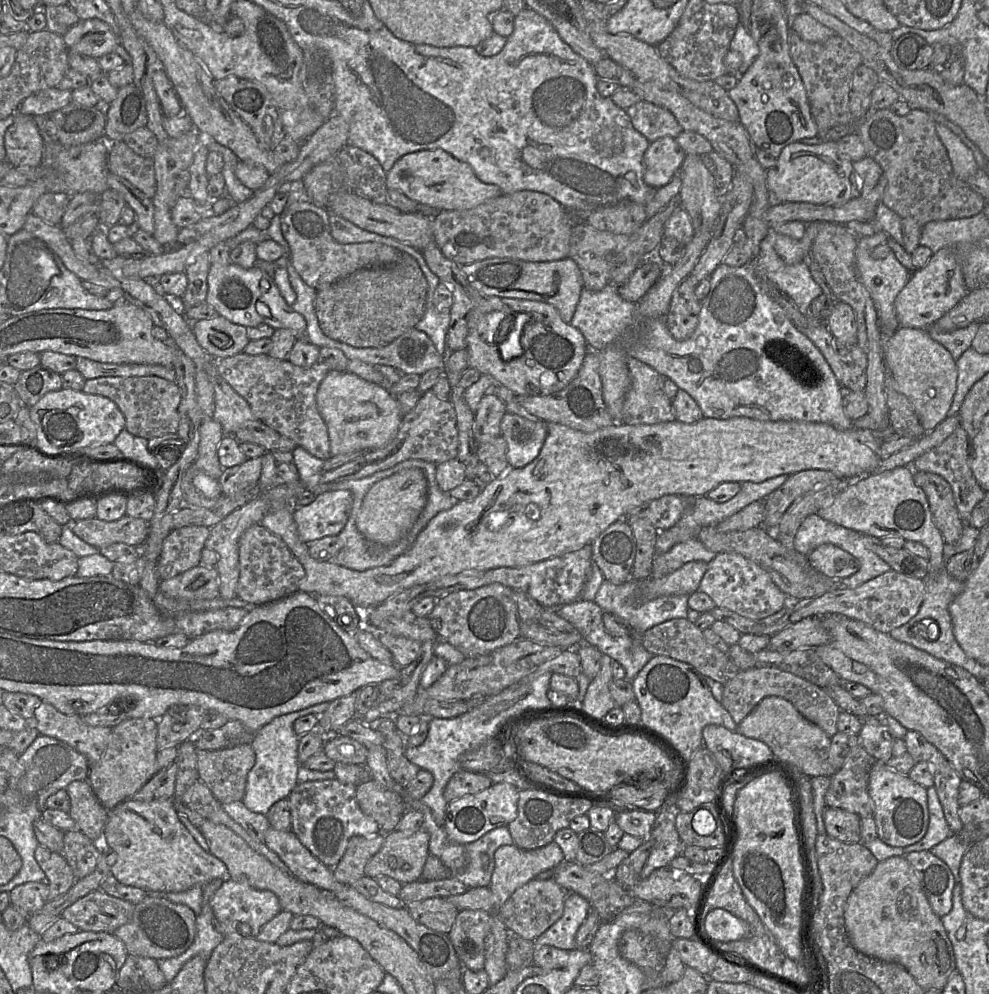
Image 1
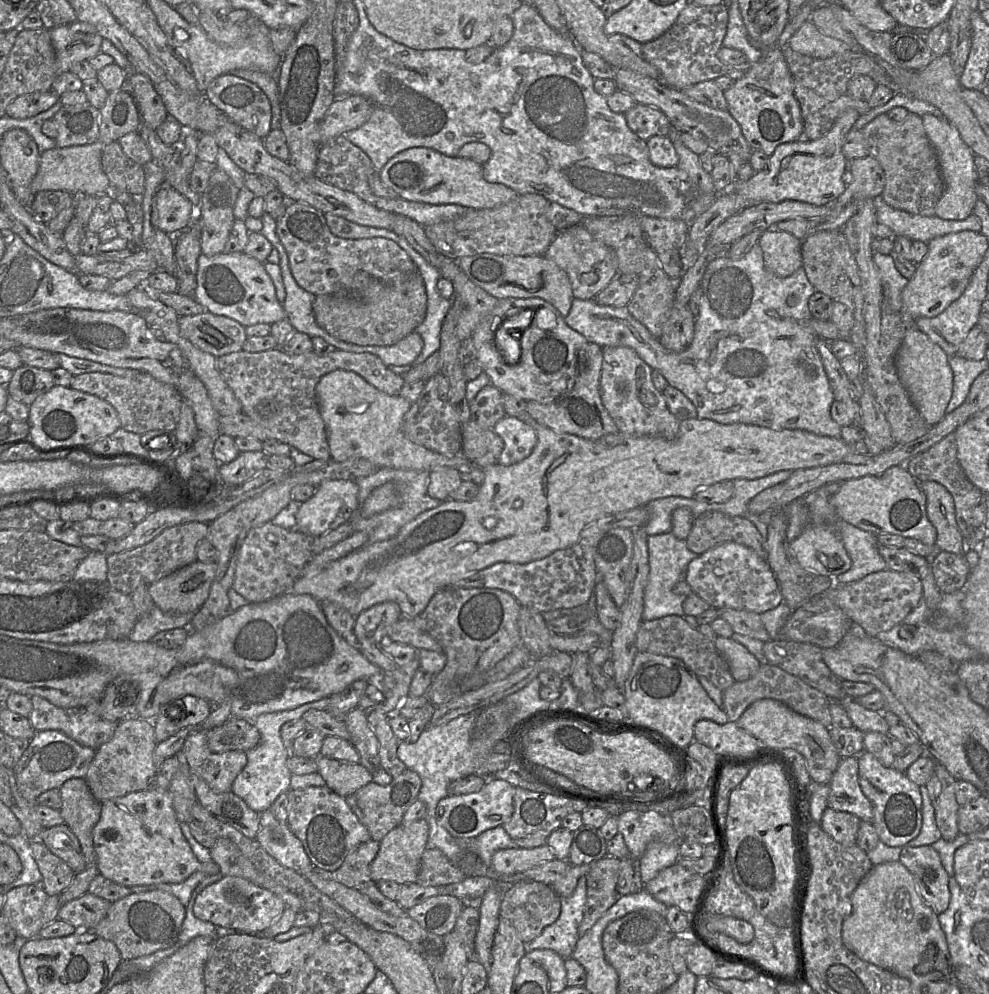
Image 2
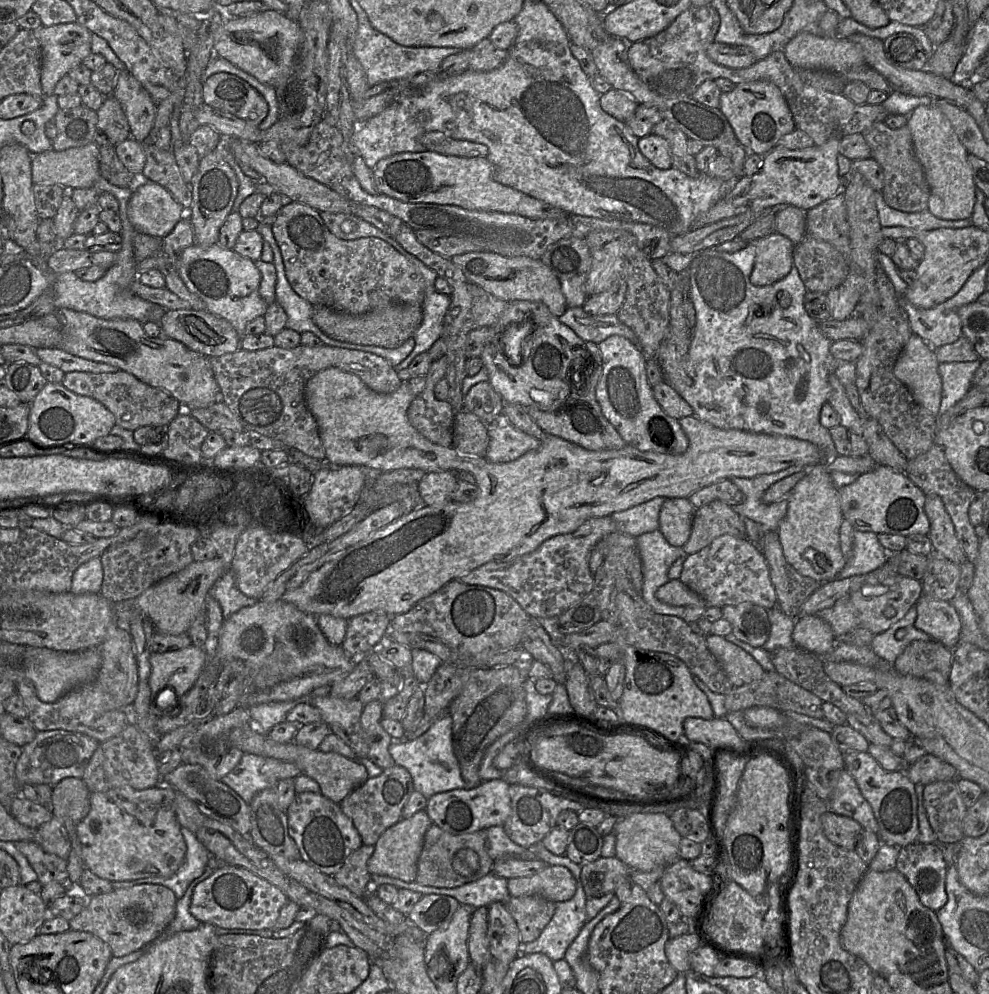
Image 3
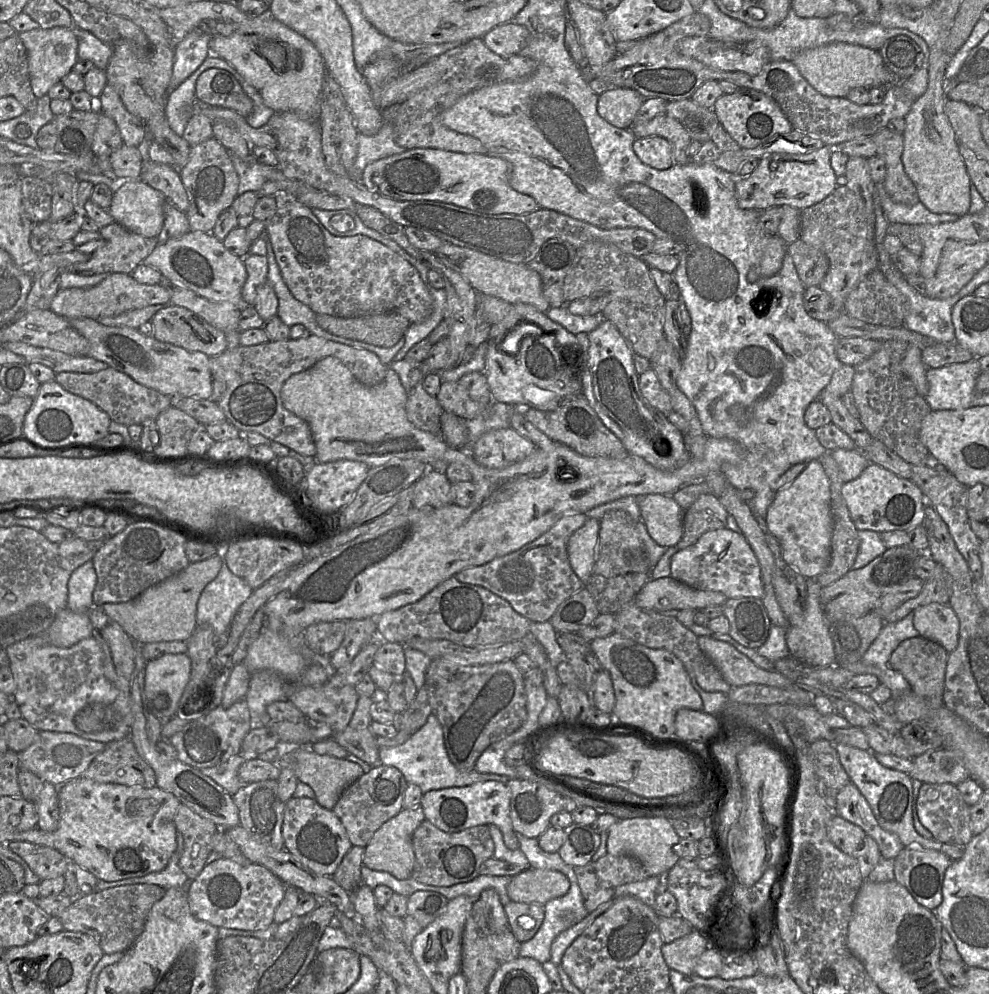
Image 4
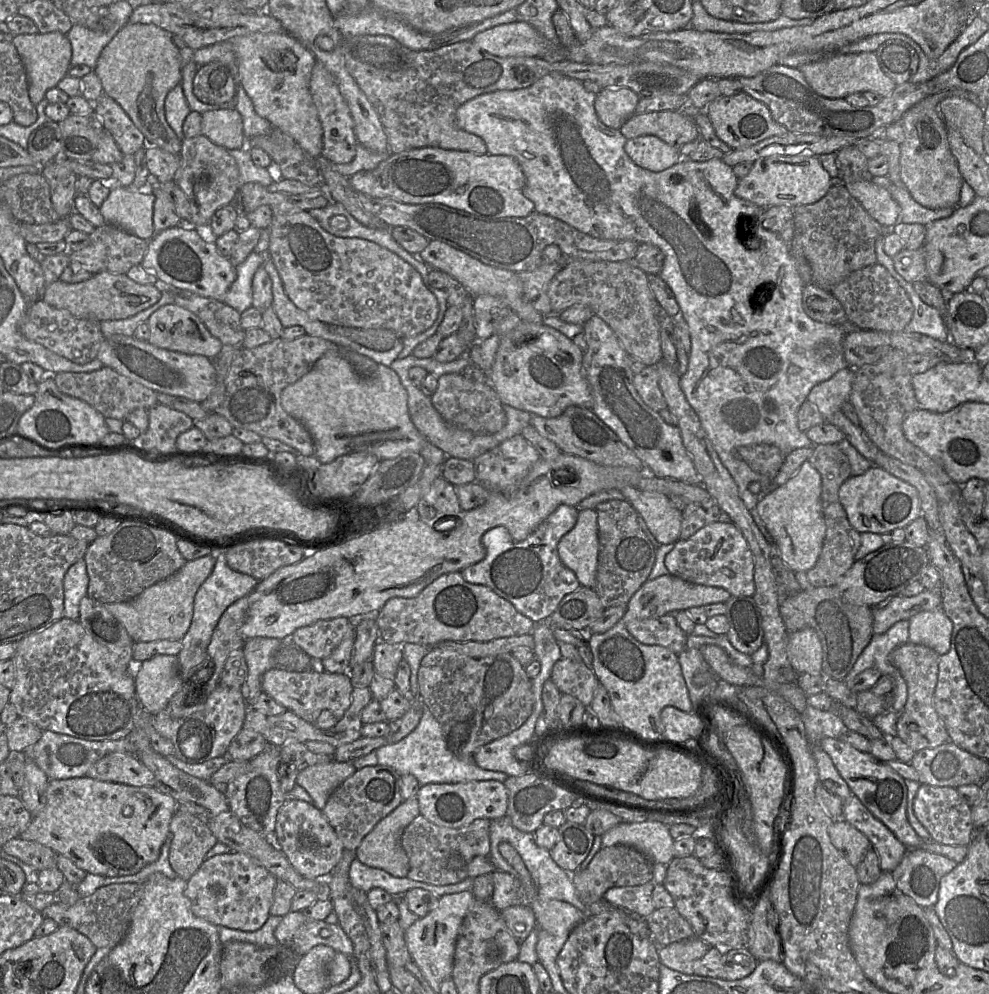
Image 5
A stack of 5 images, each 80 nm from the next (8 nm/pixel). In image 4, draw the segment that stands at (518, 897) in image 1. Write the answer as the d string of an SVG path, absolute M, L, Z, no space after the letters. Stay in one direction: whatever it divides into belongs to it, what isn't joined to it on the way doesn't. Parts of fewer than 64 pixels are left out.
M510 901L503 907L509 929L519 943L533 938L545 918L544 906L538 903Z

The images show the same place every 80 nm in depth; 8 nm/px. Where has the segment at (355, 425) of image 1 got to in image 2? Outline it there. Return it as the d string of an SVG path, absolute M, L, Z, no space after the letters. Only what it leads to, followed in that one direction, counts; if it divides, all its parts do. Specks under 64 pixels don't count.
M334 370L321 377L315 389L319 413L325 425L330 459L334 462L344 462L350 458L361 457L374 463L379 468L402 470L426 470L454 467L460 472L470 472L477 467L462 453L446 456L431 451L410 441L403 432L404 415L411 403L399 395L388 395L366 382L362 377L351 371Z

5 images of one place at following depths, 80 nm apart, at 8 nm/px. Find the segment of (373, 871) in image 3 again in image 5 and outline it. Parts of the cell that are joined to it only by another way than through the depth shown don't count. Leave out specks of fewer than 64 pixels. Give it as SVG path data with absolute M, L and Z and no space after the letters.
M417 799L404 800L365 836L355 852L357 859L367 866L382 869L394 877L407 877L410 864L409 858L402 846L402 834L405 828L419 815L420 810Z

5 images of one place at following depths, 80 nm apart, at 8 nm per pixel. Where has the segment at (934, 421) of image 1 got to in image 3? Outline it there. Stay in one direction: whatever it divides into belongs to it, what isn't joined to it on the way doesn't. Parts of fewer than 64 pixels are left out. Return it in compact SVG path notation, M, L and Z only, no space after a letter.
M911 335L895 363L893 372L908 388L917 404L932 415L938 416L942 379L934 349L918 335Z

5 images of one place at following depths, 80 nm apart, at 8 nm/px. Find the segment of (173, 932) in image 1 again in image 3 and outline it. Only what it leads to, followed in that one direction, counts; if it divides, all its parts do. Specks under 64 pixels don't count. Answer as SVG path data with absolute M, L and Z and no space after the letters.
M142 884L92 896L89 905L69 921L70 929L92 933L109 945L114 957L141 950L173 921L178 899L161 885Z

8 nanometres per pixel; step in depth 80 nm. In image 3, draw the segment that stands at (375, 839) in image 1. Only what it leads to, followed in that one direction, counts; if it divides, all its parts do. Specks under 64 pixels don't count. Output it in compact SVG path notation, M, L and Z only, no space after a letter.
M361 845L333 876L336 881L359 897L366 897L373 888L368 861L375 851L374 845Z

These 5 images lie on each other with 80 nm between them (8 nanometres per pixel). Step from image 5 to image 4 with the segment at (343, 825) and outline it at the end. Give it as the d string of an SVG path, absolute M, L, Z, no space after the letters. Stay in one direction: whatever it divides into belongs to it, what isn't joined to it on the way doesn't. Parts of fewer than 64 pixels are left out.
M375 765L343 791L332 811L344 826L352 846L365 848L375 832L404 808L407 785L397 768Z

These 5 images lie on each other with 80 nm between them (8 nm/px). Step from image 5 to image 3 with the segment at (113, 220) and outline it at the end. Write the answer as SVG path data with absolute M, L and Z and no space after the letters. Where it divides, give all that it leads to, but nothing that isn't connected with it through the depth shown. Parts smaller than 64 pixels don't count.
M140 181L132 191L127 218L136 232L164 237L187 216L185 209L160 184Z

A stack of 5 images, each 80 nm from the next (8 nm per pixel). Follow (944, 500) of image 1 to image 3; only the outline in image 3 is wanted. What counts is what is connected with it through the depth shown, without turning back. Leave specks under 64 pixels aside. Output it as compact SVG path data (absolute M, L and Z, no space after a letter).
M927 494L924 505L930 522L929 538L935 555L961 566L967 560L957 539L955 527L942 499L936 494Z

